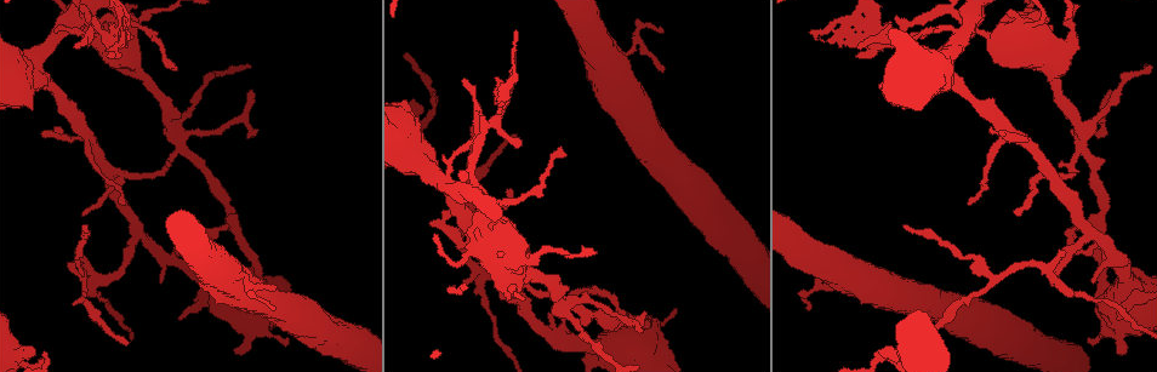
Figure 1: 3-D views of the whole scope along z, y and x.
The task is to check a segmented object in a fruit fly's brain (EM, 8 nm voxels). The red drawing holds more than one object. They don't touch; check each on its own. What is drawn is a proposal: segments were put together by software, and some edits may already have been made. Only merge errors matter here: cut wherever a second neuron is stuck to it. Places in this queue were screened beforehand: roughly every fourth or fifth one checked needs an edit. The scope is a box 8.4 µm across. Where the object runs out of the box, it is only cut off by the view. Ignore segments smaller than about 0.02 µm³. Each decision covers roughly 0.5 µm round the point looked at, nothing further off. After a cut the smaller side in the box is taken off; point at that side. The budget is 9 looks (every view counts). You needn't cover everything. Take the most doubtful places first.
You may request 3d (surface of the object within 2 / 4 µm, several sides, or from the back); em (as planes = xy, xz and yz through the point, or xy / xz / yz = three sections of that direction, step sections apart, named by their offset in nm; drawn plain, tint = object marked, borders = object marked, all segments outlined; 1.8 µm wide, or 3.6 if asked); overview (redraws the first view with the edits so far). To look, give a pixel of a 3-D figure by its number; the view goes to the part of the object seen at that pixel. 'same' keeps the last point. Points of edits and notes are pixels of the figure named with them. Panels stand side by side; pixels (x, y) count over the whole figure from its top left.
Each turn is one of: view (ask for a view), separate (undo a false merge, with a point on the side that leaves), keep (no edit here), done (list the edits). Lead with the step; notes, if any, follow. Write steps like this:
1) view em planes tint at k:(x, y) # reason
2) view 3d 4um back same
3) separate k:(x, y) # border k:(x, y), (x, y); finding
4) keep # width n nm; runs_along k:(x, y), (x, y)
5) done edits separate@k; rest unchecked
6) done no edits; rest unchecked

view 3d 2um at 1:(485, 274) # sharp bend

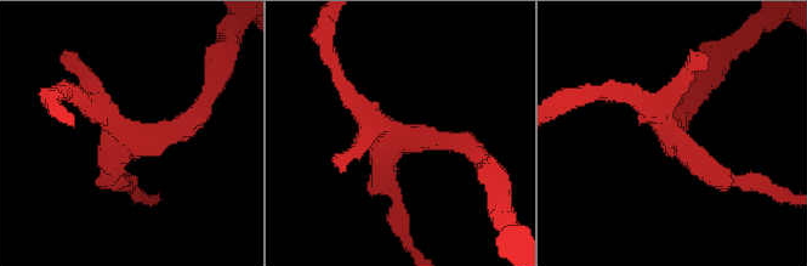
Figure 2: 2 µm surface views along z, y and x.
view em yz step 16 tint at 2:(402, 136) # shape alone is not enough

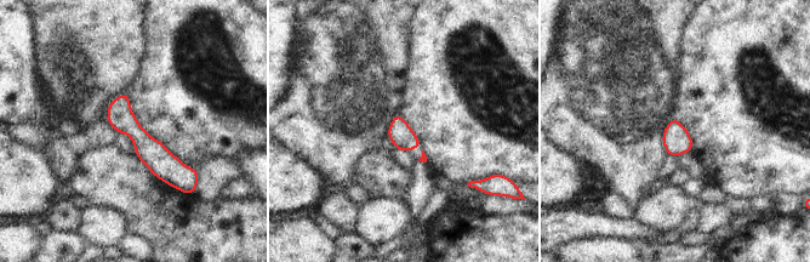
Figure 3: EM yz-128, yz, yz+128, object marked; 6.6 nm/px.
keep # width 140 nm; runs_along 3:(112, 106), (174, 171), (192, 171); continuous, no second neuron

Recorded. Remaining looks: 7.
view em planes tint at 1:(471, 192) # calibre changes

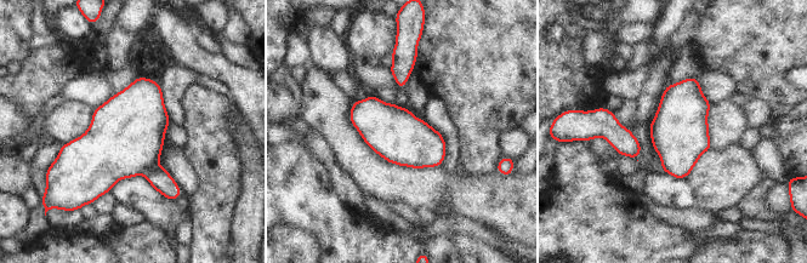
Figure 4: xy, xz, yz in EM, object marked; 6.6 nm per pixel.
separate 4:(159, 178) # border 4:(158, 164), (143, 173); a second neuron is stuck on

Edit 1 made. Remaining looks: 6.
view em 3.6um planes tint at 1:(608, 349) # calibre changes

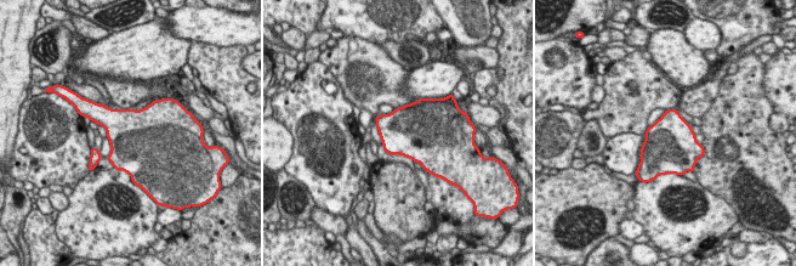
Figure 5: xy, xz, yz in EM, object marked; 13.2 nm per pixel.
keep # all the same neuron

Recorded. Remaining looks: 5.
view em 3.6um planes tint at 1:(43, 81) # thick turns thin

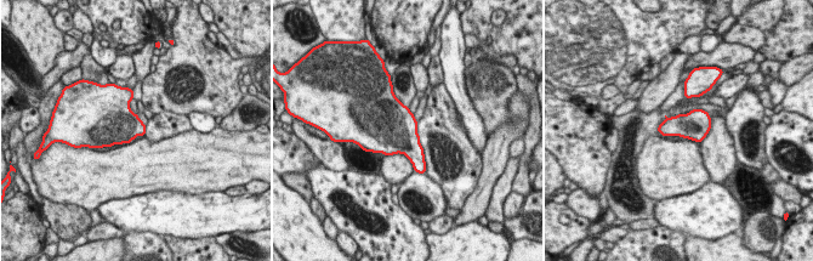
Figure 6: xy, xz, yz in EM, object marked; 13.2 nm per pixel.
keep # all the same neuron

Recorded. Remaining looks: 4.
done edits separate@4; rest unchecked

